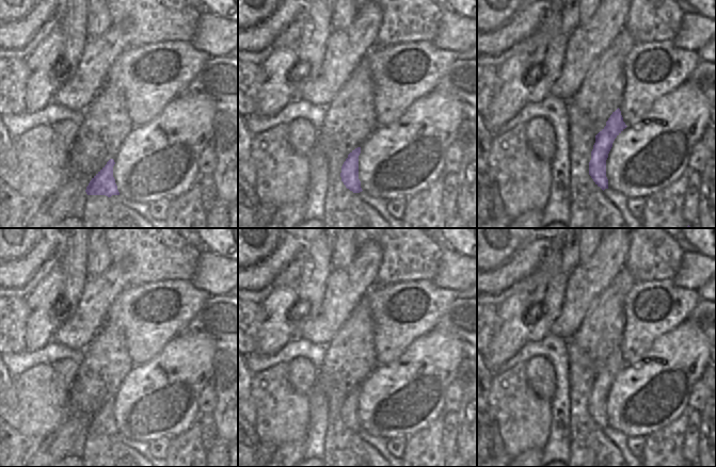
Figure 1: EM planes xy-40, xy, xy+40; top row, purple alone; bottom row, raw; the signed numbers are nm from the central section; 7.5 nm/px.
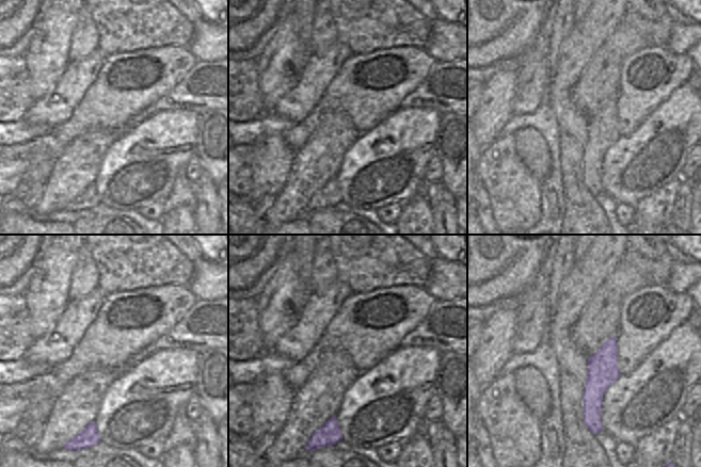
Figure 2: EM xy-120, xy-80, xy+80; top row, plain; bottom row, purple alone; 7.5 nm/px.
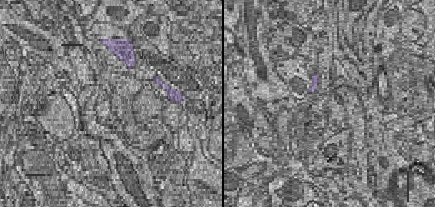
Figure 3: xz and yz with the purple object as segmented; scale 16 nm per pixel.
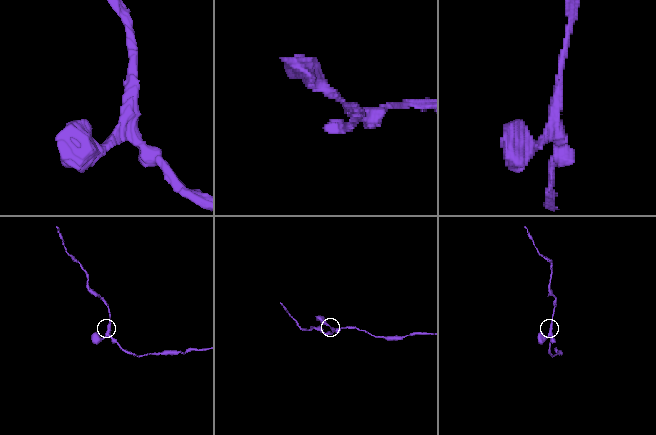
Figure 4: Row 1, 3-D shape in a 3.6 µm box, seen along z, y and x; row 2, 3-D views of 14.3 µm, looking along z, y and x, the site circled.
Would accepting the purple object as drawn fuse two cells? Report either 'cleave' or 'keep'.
keep

